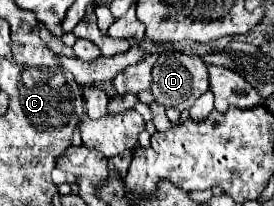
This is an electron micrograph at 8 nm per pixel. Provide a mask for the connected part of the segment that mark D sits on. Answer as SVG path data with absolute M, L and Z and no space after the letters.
M167 51L155 63L151 89L157 103L189 109L195 99L209 89L207 65L201 57Z

